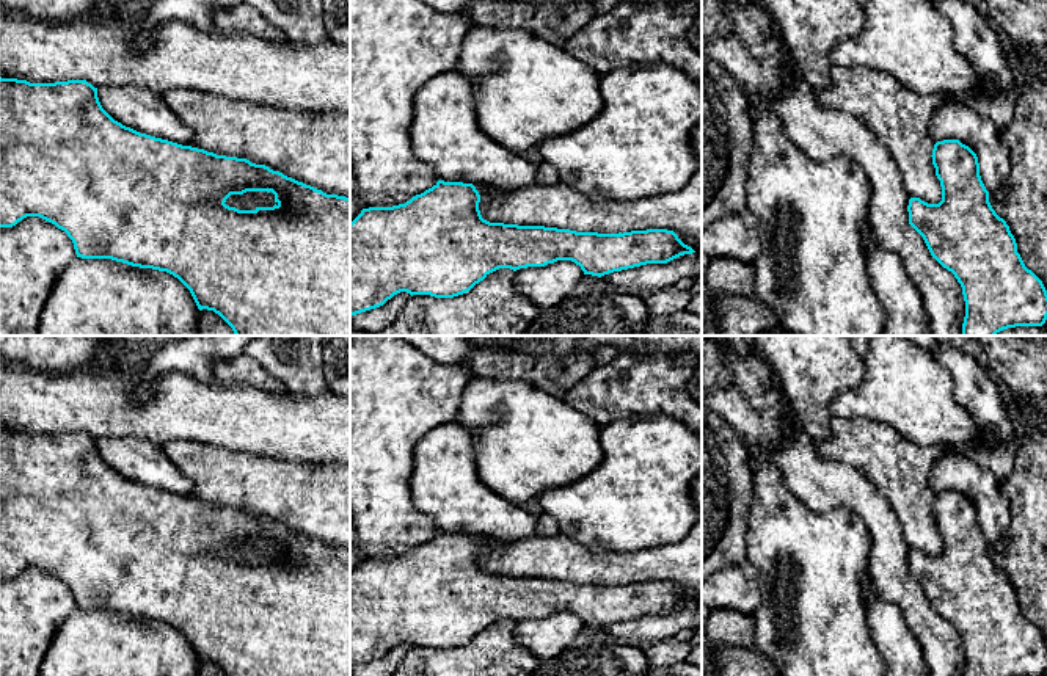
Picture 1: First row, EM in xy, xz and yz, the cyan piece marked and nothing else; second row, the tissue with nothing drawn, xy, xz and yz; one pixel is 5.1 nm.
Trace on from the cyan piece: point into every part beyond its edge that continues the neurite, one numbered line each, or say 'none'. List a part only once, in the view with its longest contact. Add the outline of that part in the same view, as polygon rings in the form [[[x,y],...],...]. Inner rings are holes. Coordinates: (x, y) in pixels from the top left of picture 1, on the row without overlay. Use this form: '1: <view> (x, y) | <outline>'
none

